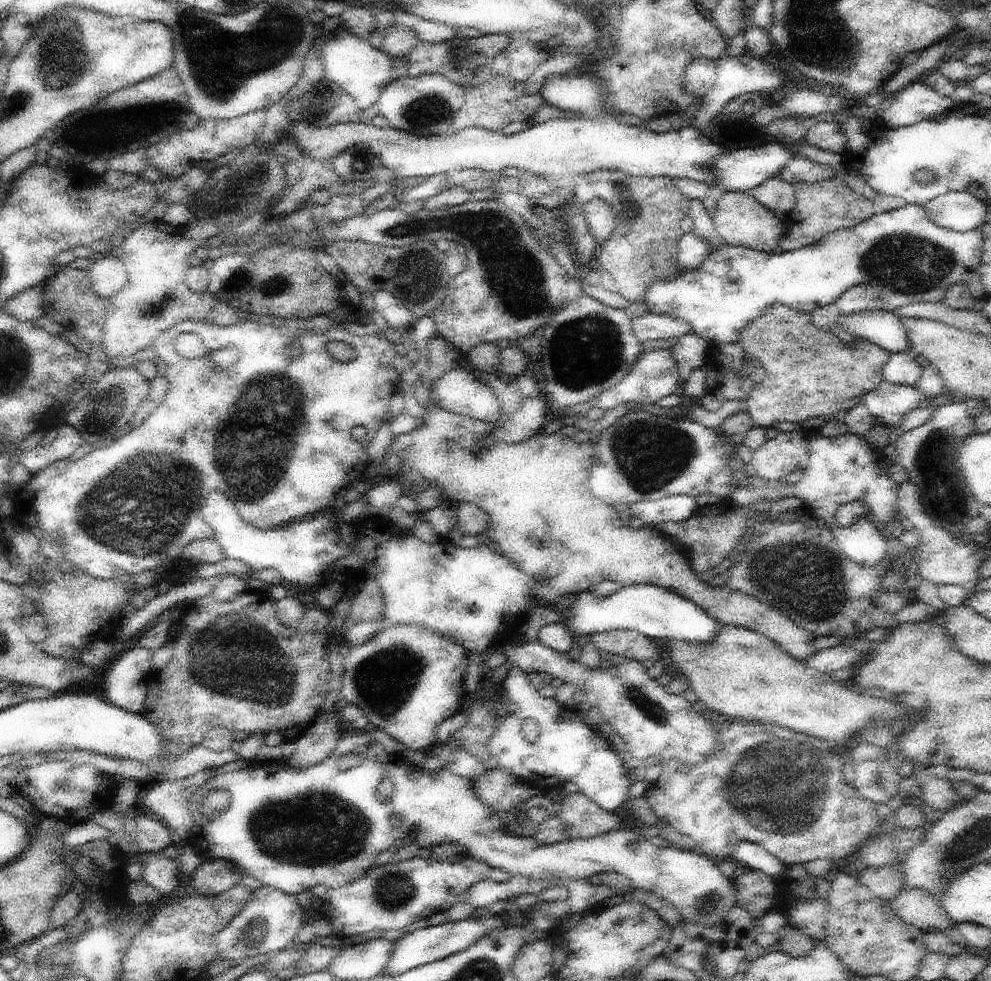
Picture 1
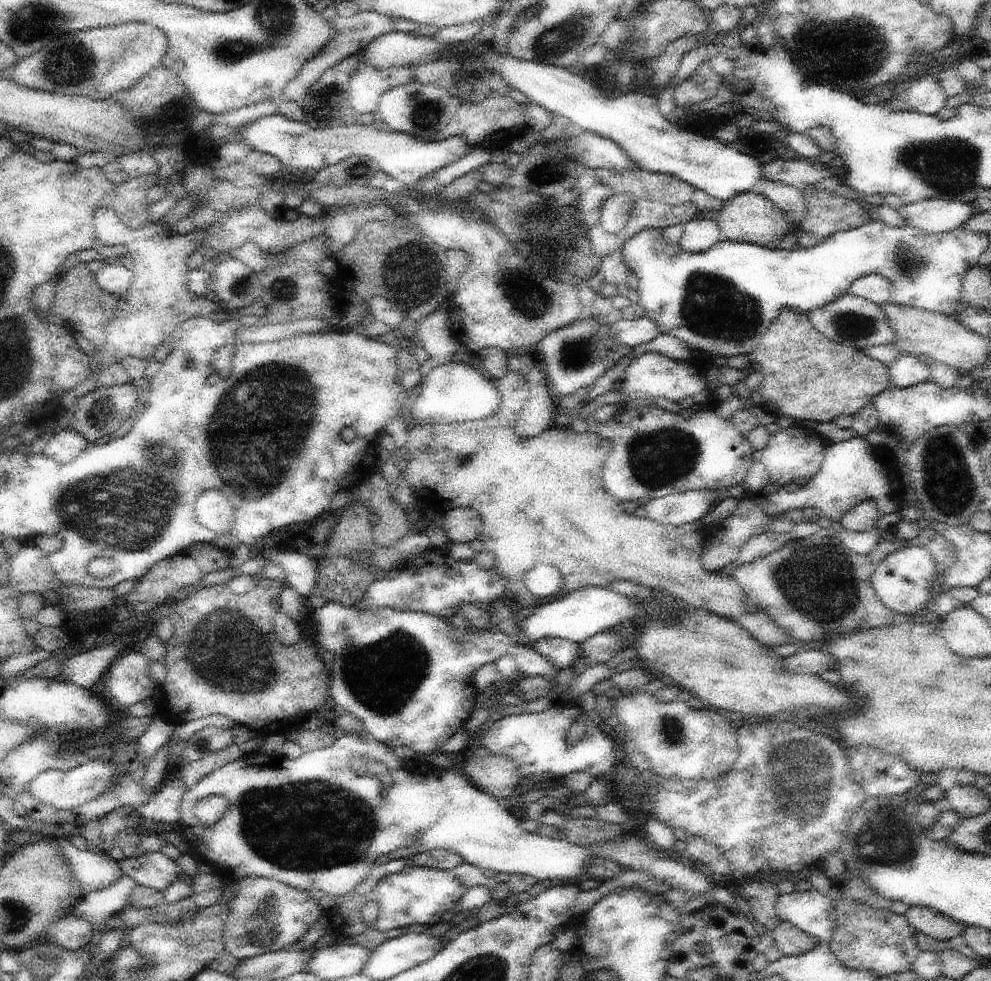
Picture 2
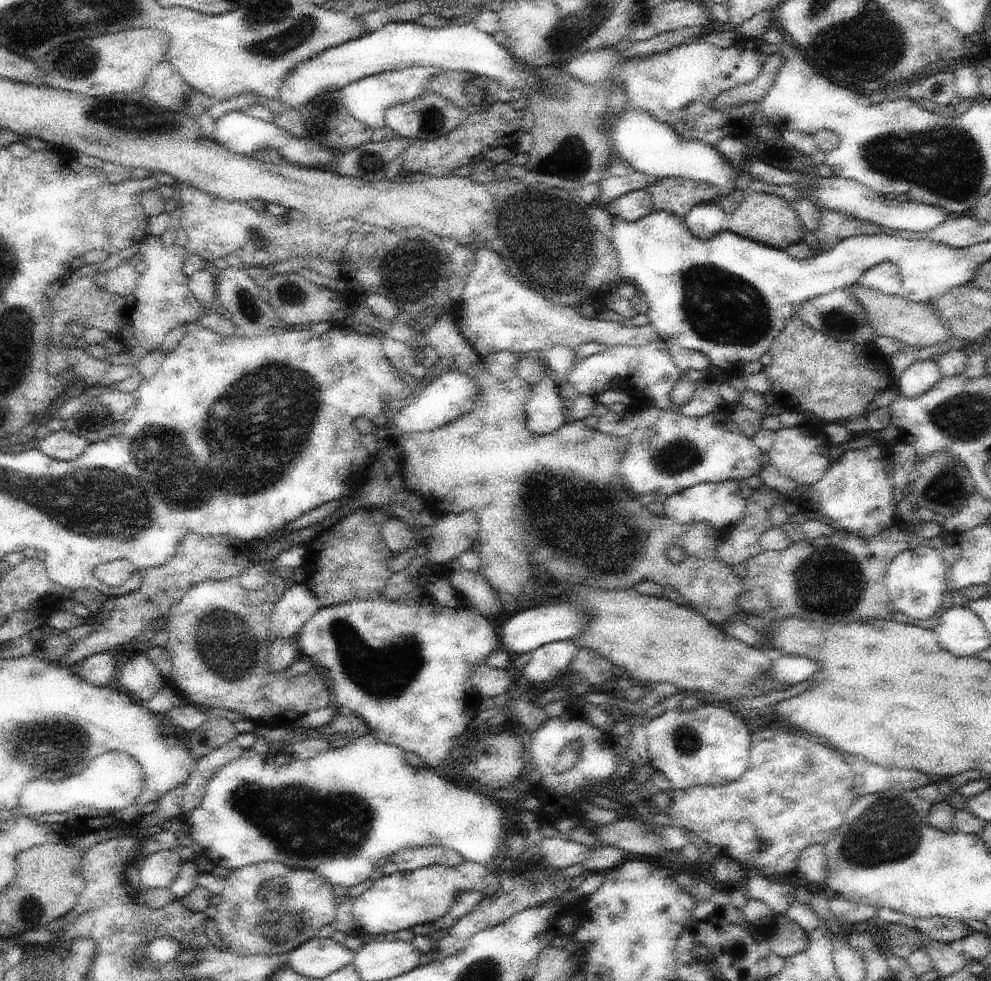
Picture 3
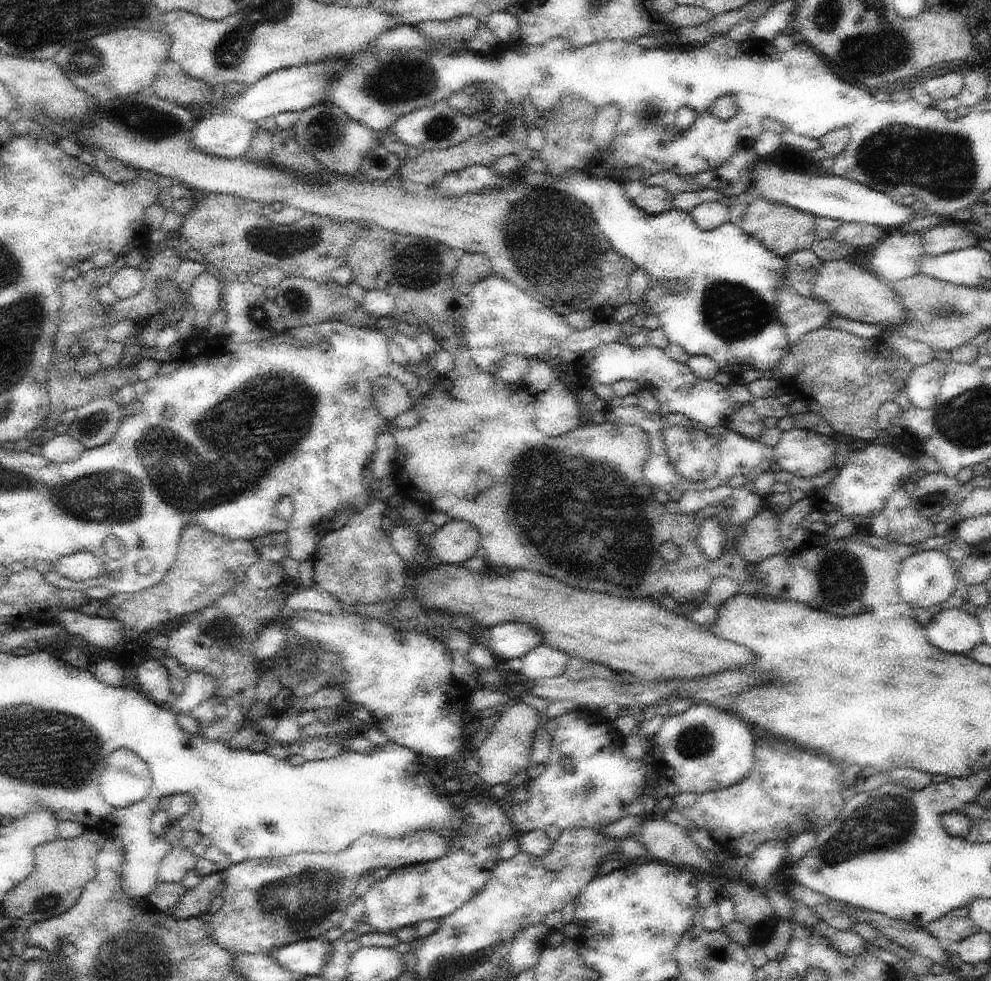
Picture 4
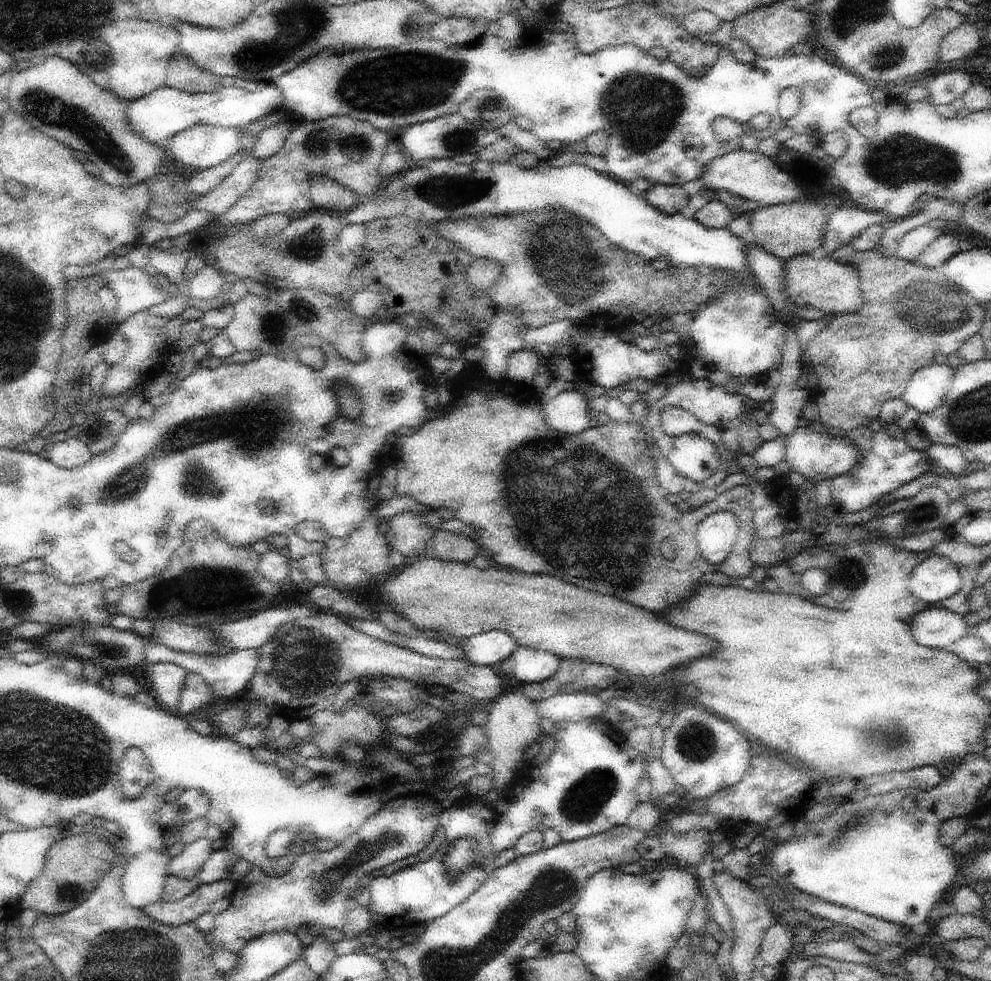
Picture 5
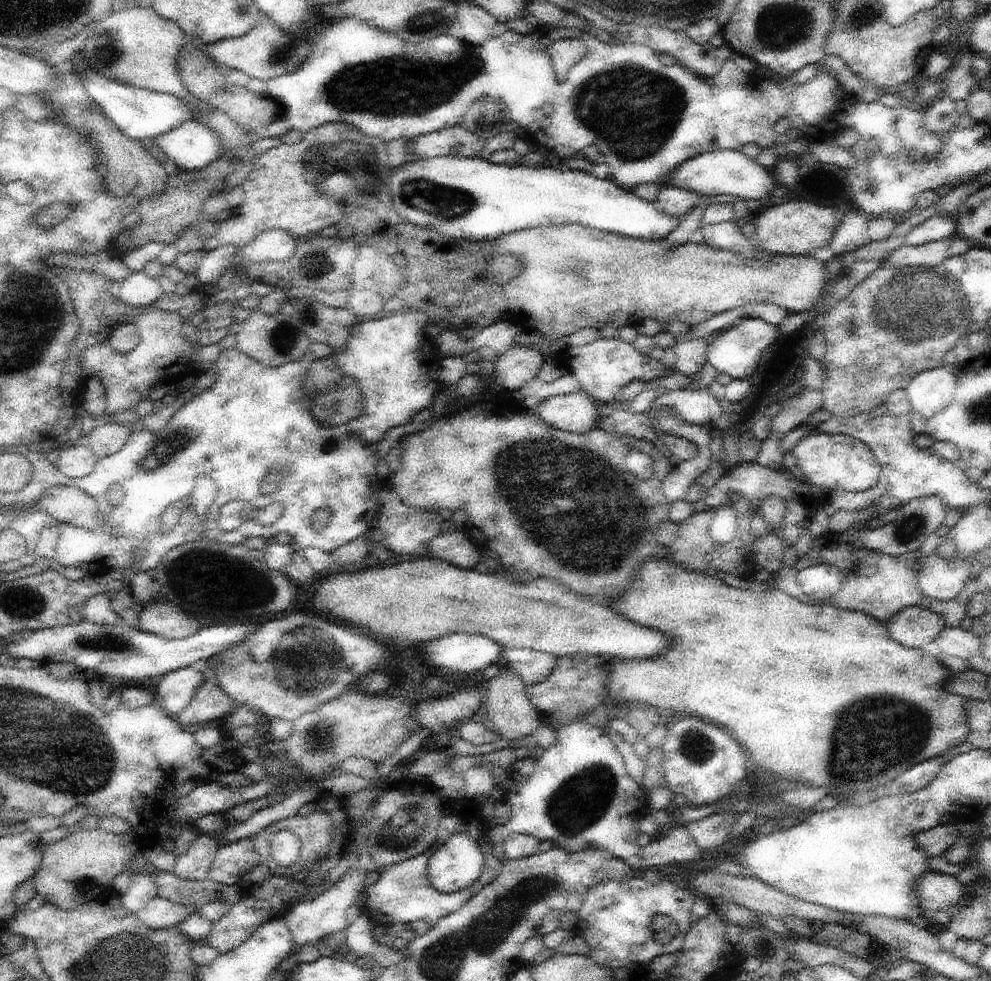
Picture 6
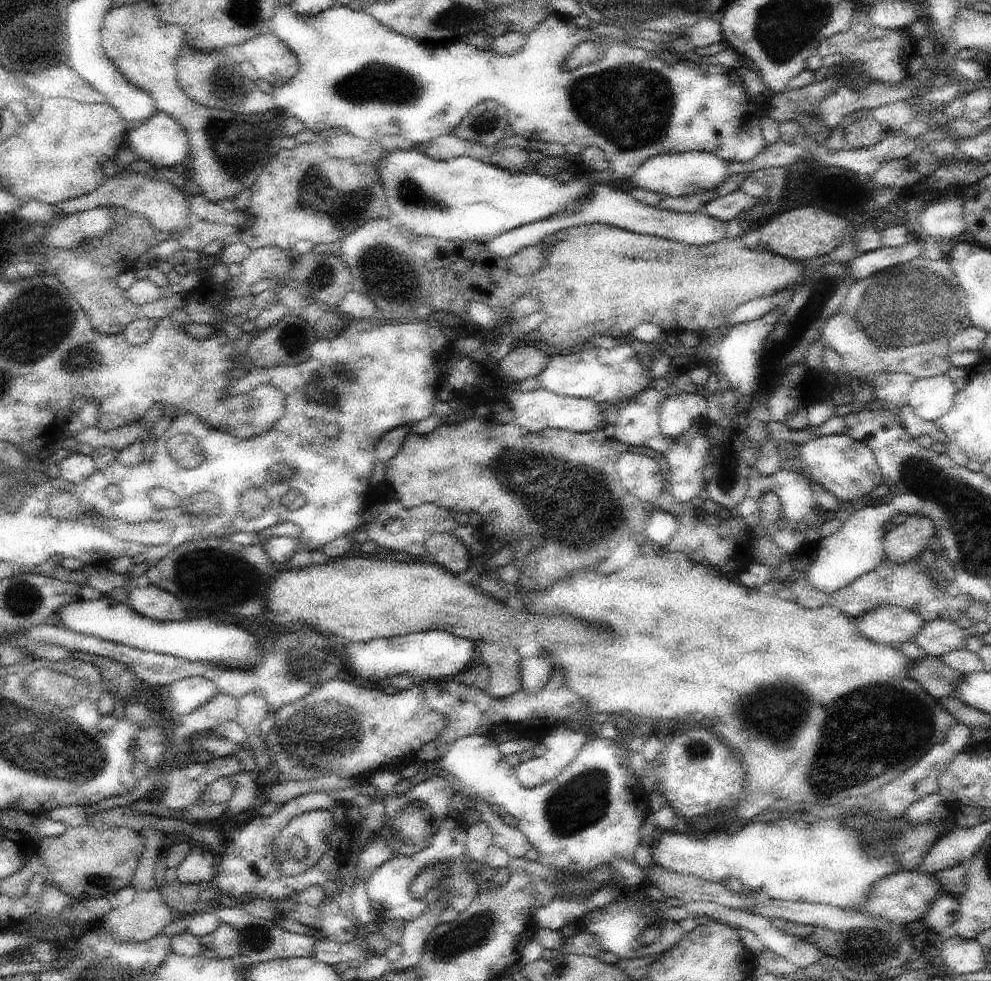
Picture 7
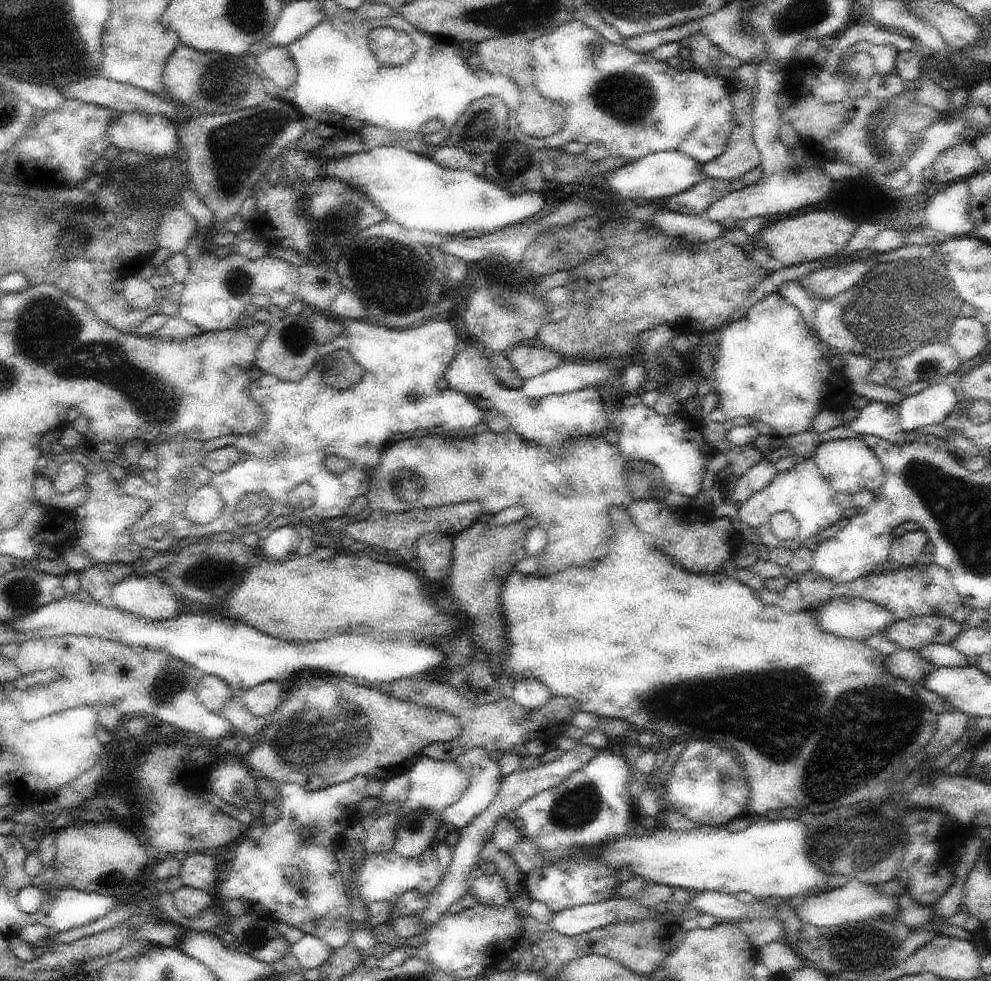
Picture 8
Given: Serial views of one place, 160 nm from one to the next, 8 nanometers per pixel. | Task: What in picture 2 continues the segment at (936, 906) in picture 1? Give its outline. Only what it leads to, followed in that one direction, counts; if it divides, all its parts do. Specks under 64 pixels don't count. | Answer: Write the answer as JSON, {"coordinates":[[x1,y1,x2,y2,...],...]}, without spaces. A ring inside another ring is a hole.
{"coordinates":[[910,906,904,918,915,931,940,941,950,941,951,938,963,935,967,928,966,925,944,916,942,912,924,906]]}

